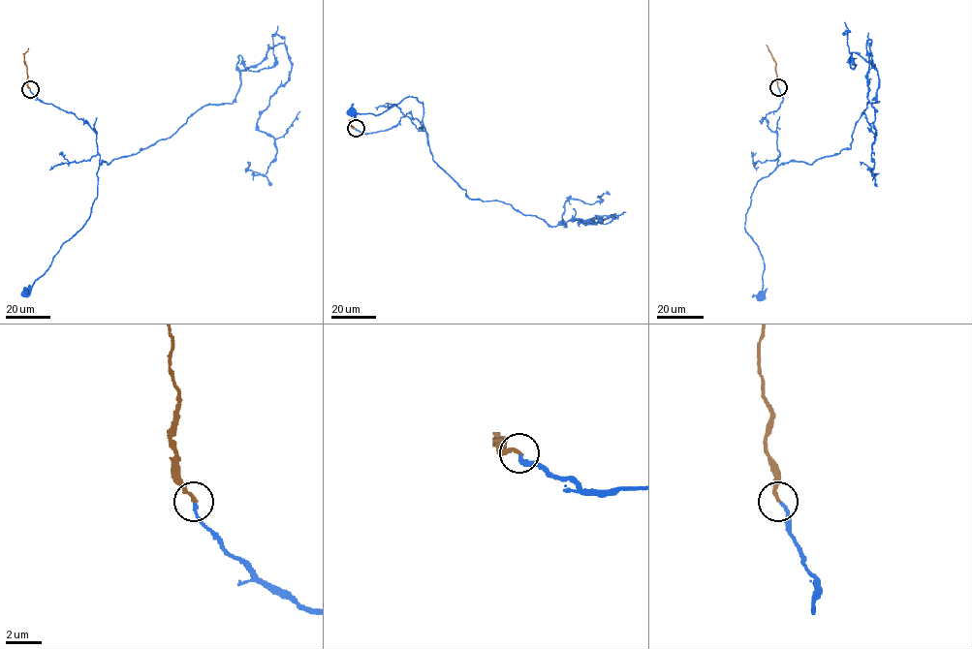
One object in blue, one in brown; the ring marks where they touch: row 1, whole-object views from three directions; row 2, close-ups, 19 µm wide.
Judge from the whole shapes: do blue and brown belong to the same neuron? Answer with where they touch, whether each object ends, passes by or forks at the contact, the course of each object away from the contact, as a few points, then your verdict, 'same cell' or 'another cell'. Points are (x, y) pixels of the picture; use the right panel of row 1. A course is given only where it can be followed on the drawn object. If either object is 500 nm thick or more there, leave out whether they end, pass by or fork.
place (778, 87); blue ends; brown ends; course blue (778, 87), (779, 107), (762, 118), (776, 134), (777, 167), (758, 181), (745, 225), (764, 260), (760, 296); course brown (778, 87), (775, 63), (766, 45); same cell

